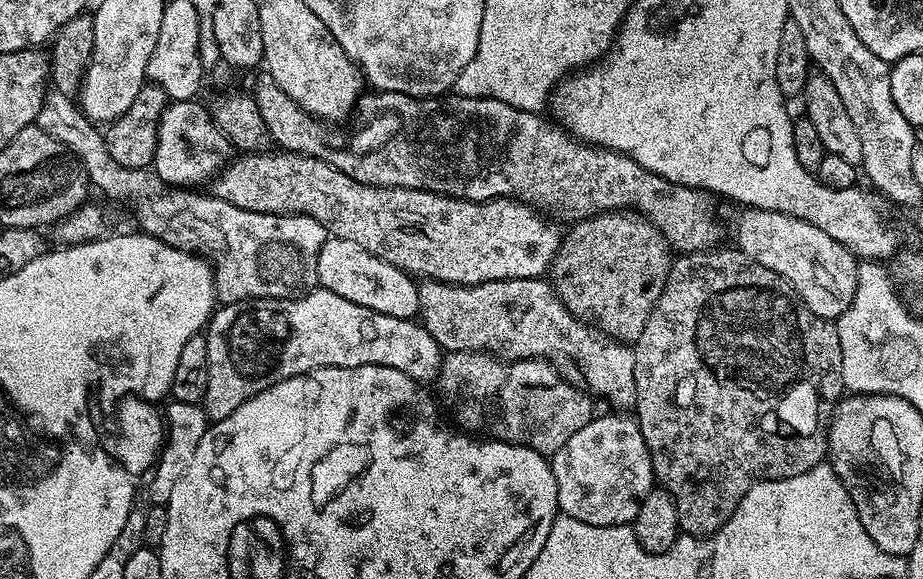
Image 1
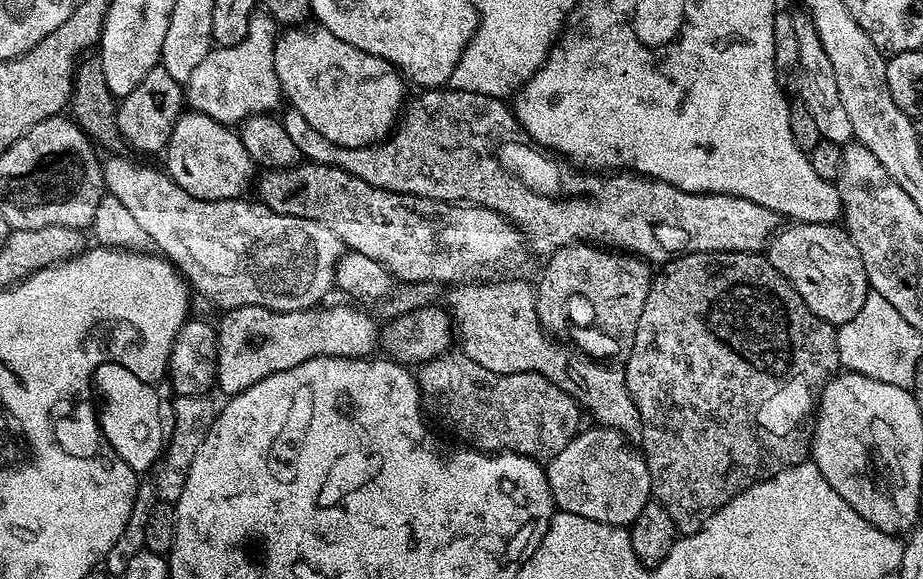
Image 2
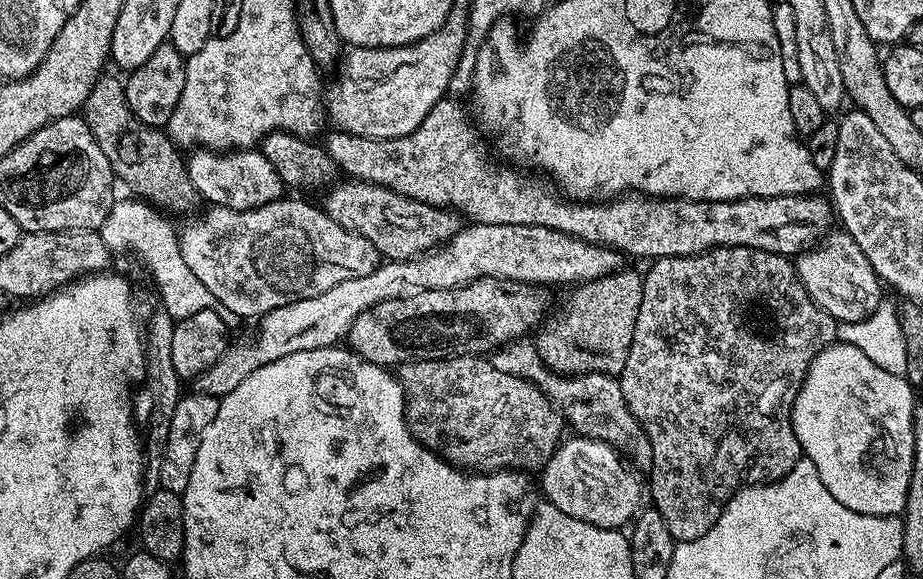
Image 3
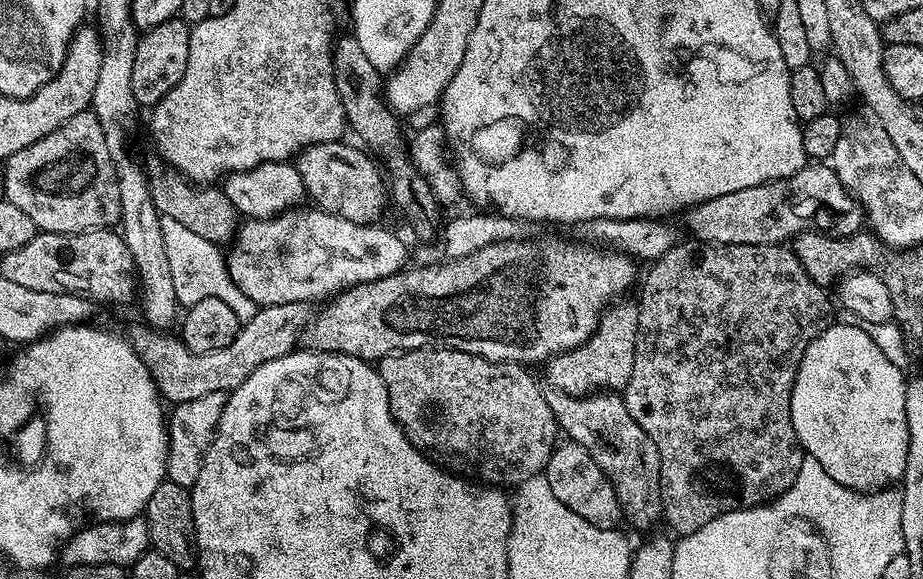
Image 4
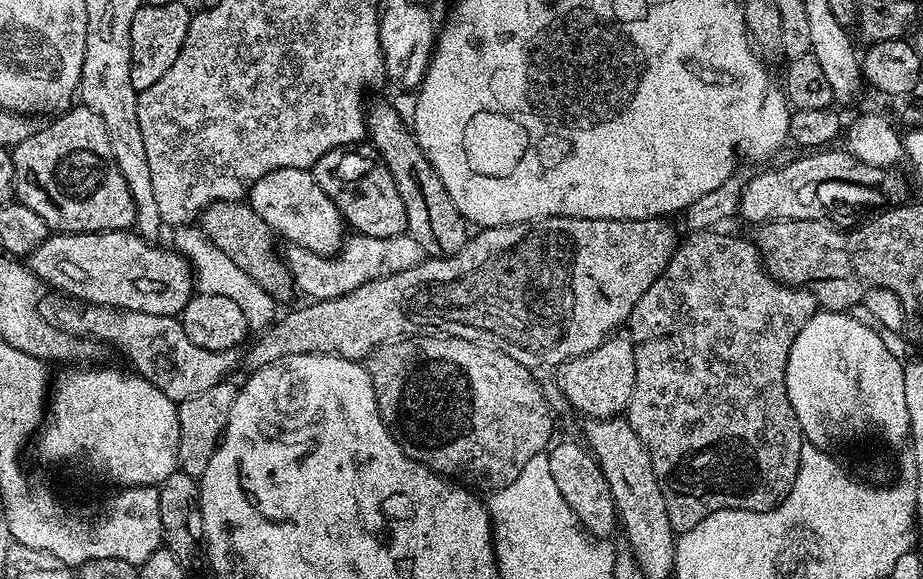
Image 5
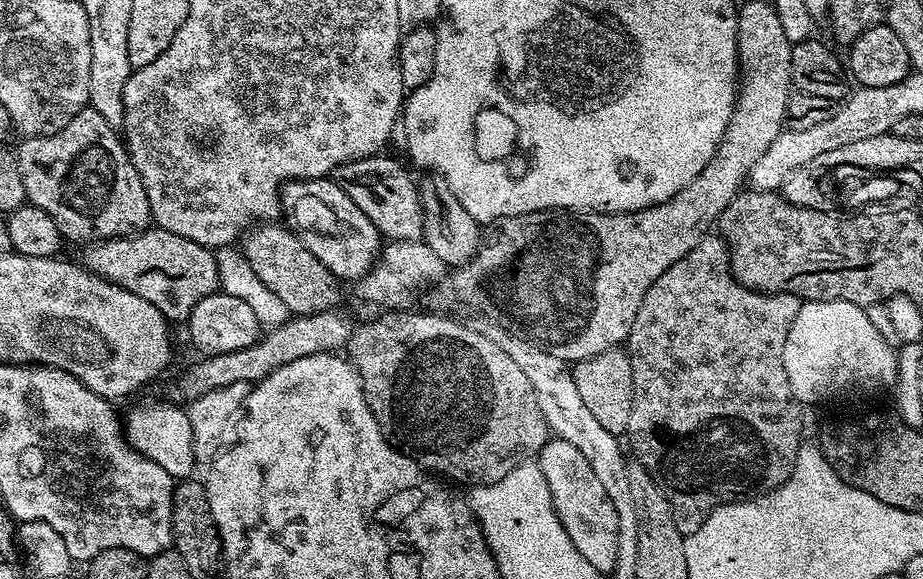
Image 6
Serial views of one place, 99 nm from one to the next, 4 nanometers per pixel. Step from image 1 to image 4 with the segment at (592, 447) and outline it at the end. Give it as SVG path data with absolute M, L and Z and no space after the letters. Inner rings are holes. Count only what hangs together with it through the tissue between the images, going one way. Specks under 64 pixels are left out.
M564 442L553 448L546 475L550 482L550 490L554 490L554 498L558 498L562 506L574 510L578 518L586 518L586 522L590 522L593 530L615 529L616 523L622 520L620 503L614 494L614 486L598 466L598 462L594 462L594 458L590 458L590 454L582 450L582 446Z

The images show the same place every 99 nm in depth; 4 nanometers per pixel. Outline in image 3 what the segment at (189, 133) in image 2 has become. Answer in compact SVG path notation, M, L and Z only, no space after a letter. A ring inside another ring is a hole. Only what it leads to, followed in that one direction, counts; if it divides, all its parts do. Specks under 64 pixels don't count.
M202 148L193 151L186 160L190 180L194 182L197 195L204 201L209 200L209 205L230 210L254 210L258 206L266 206L270 202L281 199L285 195L286 185L284 180L270 166L270 162L259 150L213 150Z

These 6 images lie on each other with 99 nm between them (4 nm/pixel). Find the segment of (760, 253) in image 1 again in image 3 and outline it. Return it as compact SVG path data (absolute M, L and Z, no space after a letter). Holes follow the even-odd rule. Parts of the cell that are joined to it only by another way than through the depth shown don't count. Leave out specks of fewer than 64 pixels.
M832 230L820 241L814 248L808 249L807 252L801 252L795 257L796 276L800 279L800 284L808 293L813 302L820 307L826 314L830 314L833 320L840 324L853 324L859 320L865 320L874 310L880 307L882 297L880 297L880 288L882 281L876 275L874 268L862 252L861 247L855 242L845 230Z

